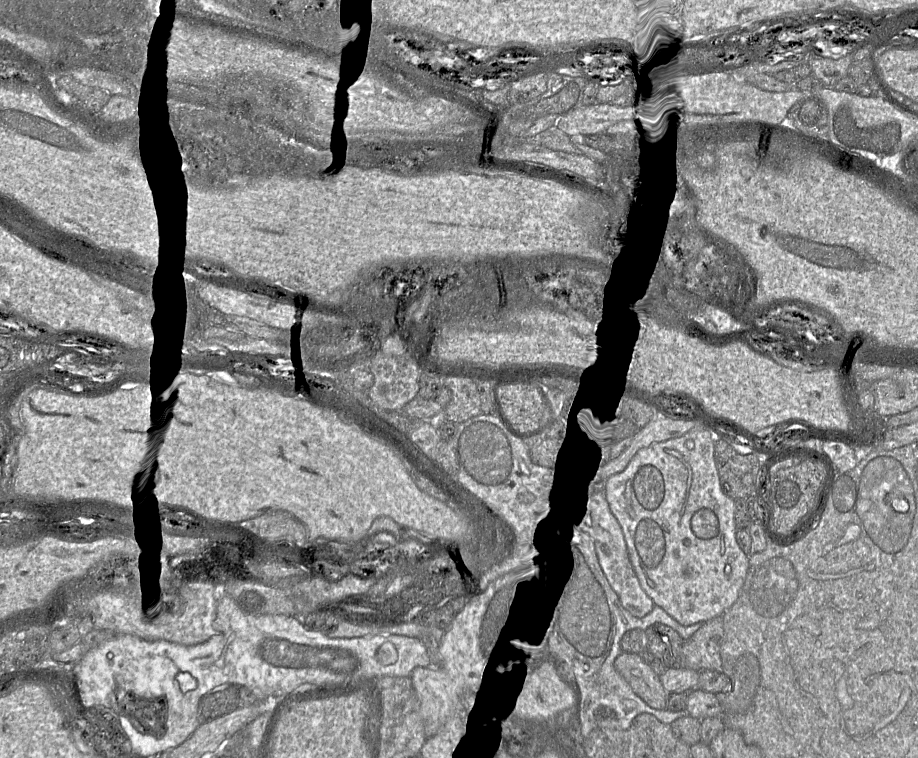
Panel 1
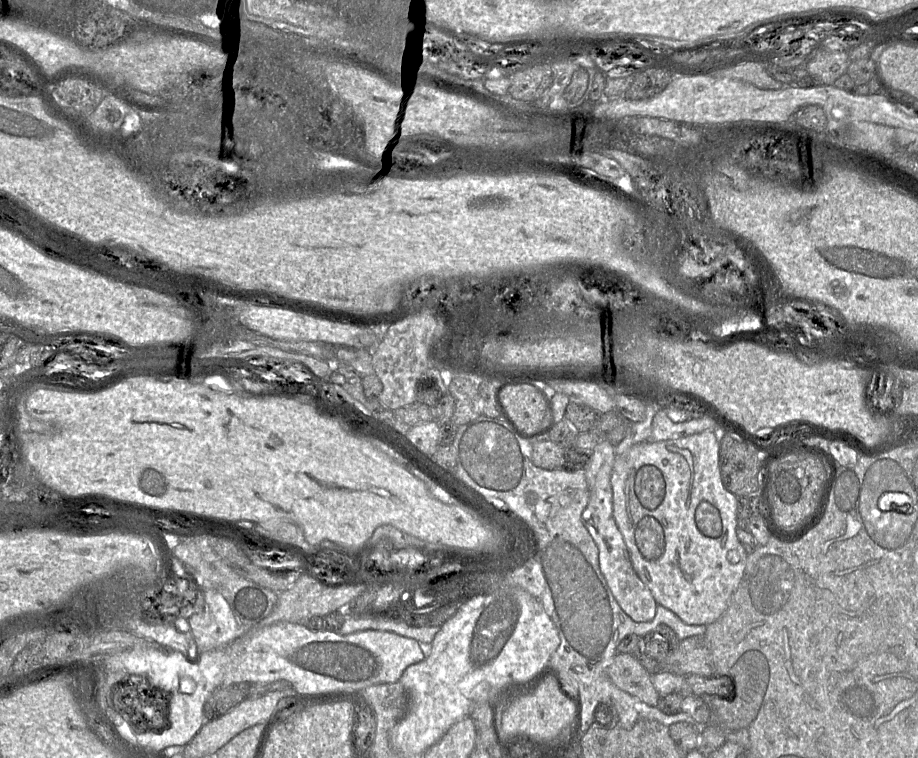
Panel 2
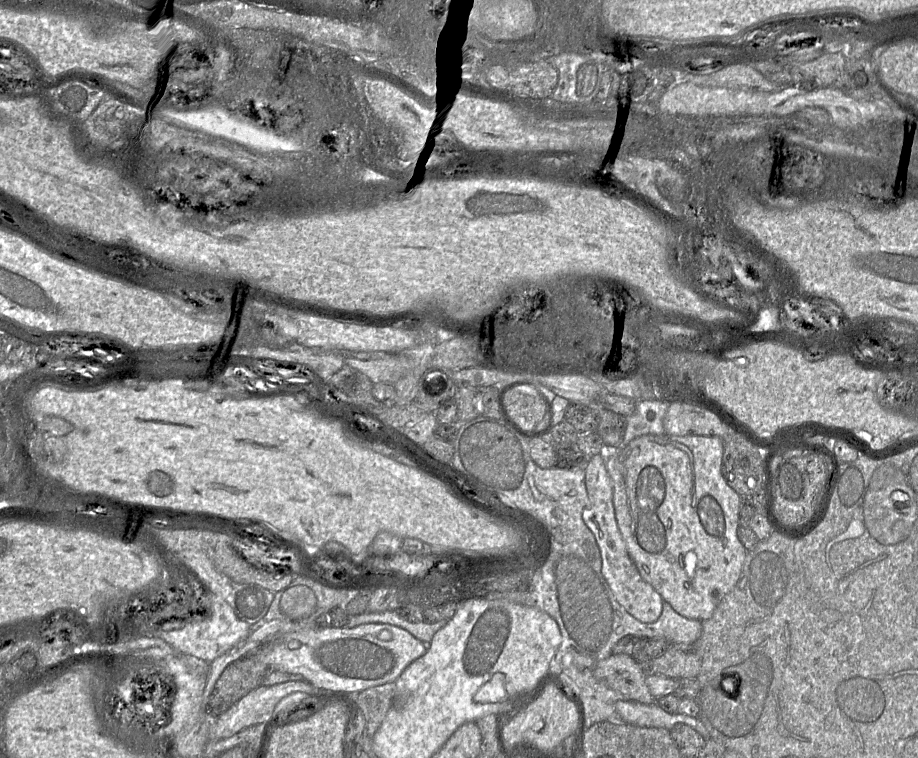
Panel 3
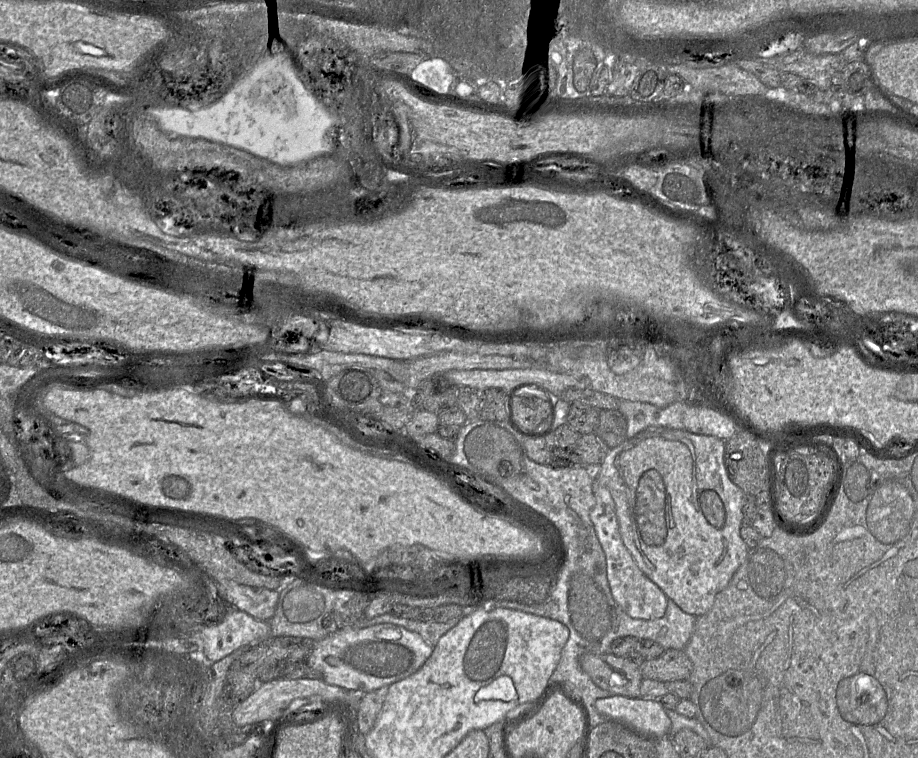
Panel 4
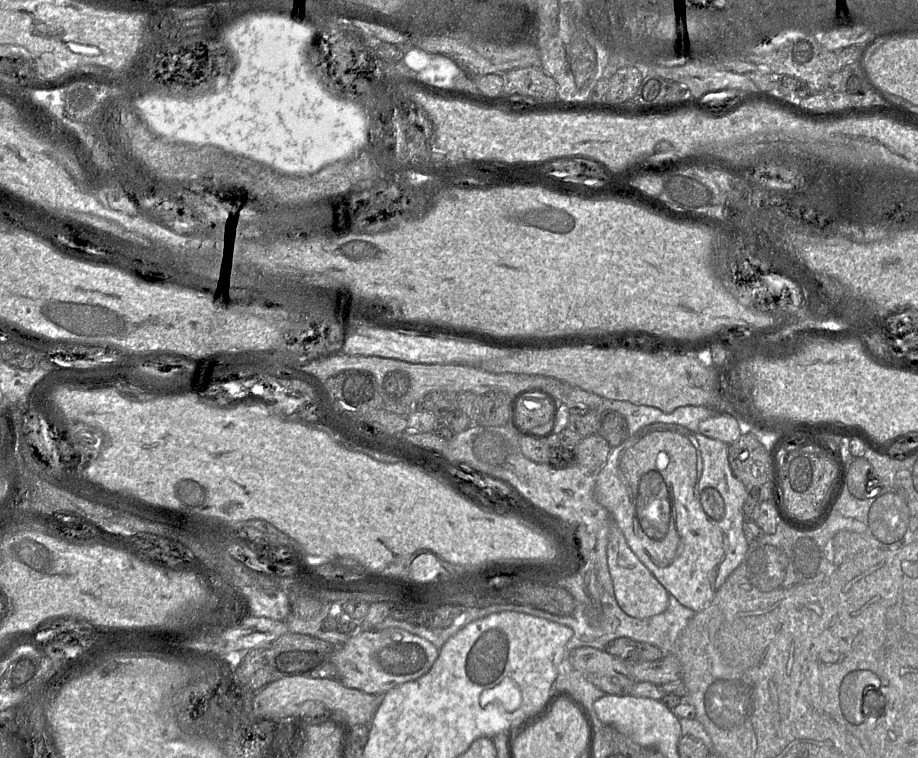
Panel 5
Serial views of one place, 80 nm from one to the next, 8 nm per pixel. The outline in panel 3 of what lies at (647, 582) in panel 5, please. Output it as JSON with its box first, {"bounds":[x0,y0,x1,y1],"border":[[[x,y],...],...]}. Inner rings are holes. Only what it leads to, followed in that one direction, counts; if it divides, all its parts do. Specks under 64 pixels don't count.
{"bounds":[582,455,663,623],"border":[[[603,455],[590,458],[585,466],[585,485],[588,504],[582,512],[582,519],[593,533],[600,550],[602,575],[618,603],[634,618],[643,623],[656,621],[662,612],[663,598],[639,574],[629,556],[627,546],[619,531],[613,505],[613,488]]]}

